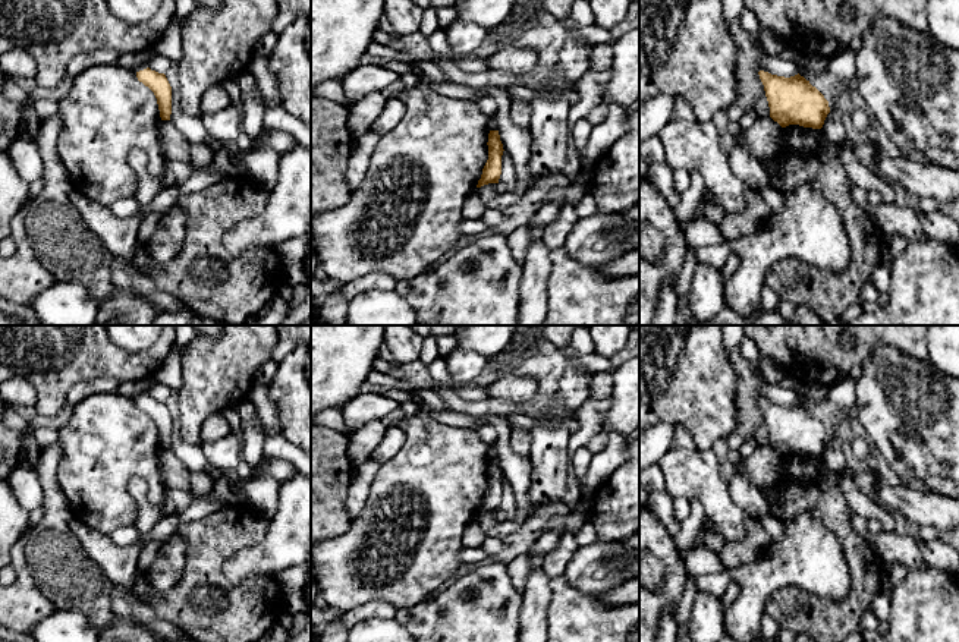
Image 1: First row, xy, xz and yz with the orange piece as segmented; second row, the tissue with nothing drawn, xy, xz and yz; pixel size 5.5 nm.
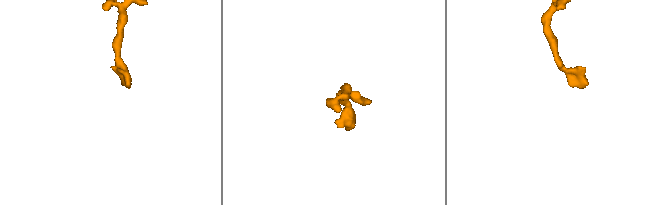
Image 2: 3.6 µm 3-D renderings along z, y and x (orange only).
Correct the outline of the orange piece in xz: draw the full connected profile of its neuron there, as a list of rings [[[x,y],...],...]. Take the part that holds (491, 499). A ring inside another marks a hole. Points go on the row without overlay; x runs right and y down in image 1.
[[[490,459],[488,462],[488,488],[482,497],[481,507],[478,509],[477,516],[481,516],[488,512],[499,512],[501,503],[501,484],[503,472],[500,469],[499,459]]]

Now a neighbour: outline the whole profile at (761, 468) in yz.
[[[770,444],[758,446],[746,459],[735,465],[736,473],[743,473],[752,487],[763,491],[779,481],[782,454]]]

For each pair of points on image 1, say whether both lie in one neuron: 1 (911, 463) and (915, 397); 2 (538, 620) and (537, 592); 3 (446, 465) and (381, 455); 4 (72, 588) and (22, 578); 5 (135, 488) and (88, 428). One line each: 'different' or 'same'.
1: same
2: same
3: different
4: different
5: different

